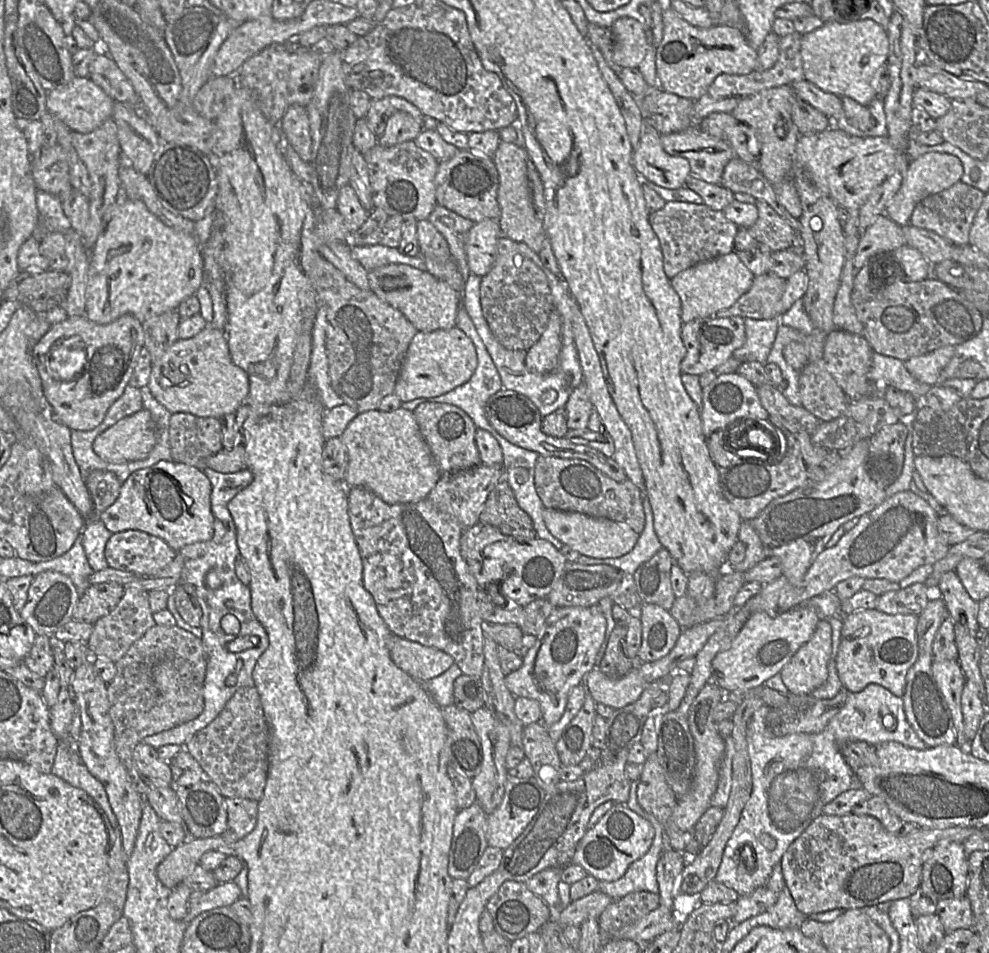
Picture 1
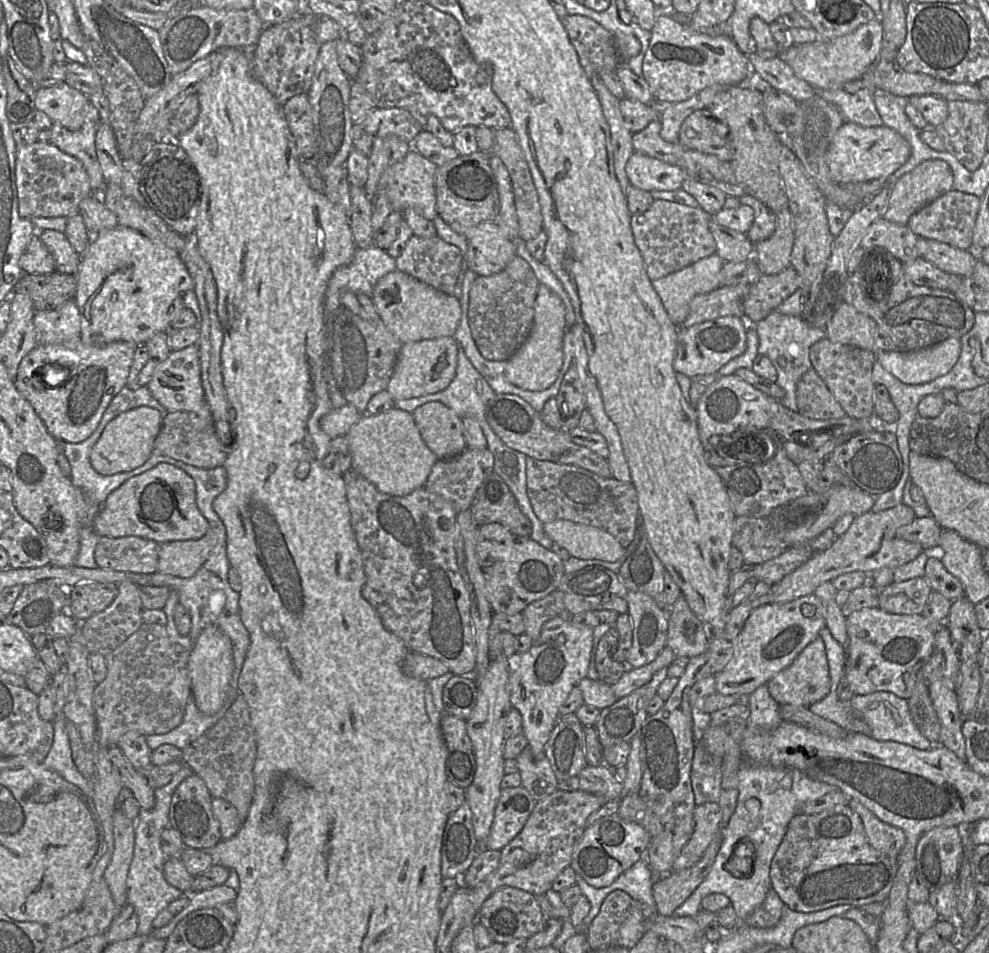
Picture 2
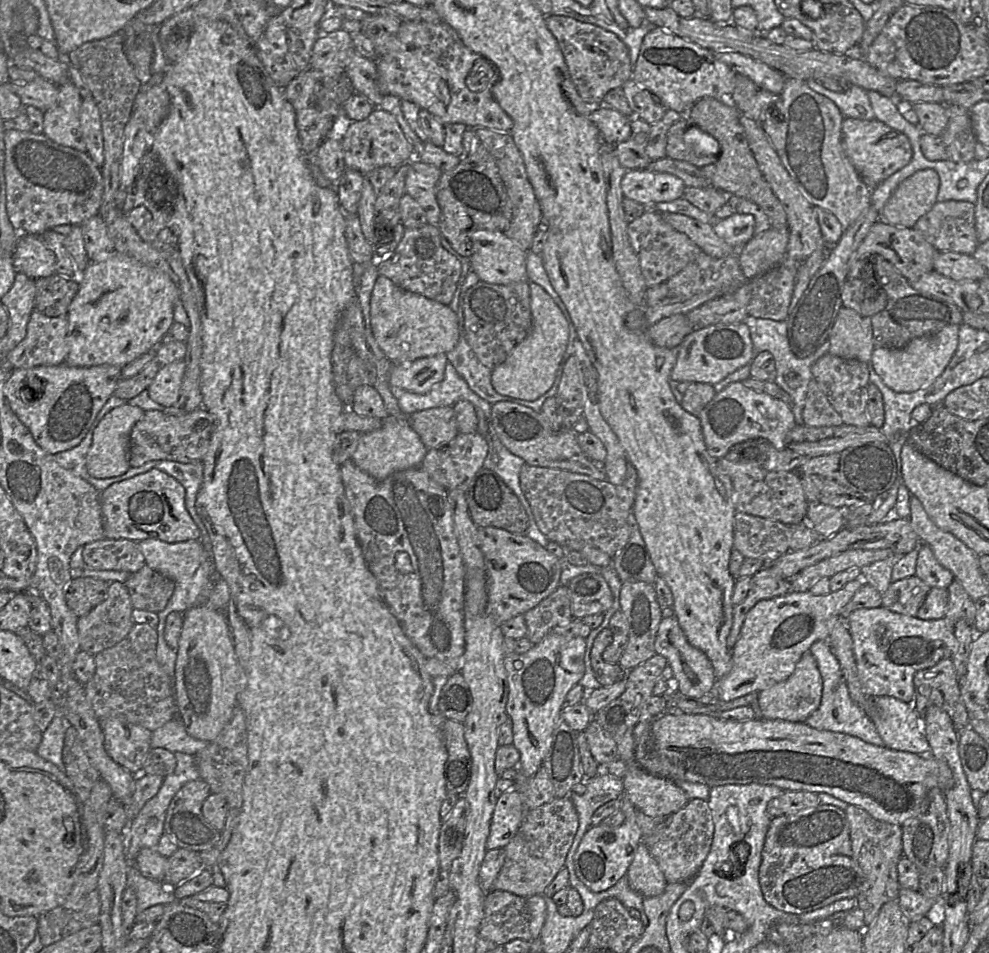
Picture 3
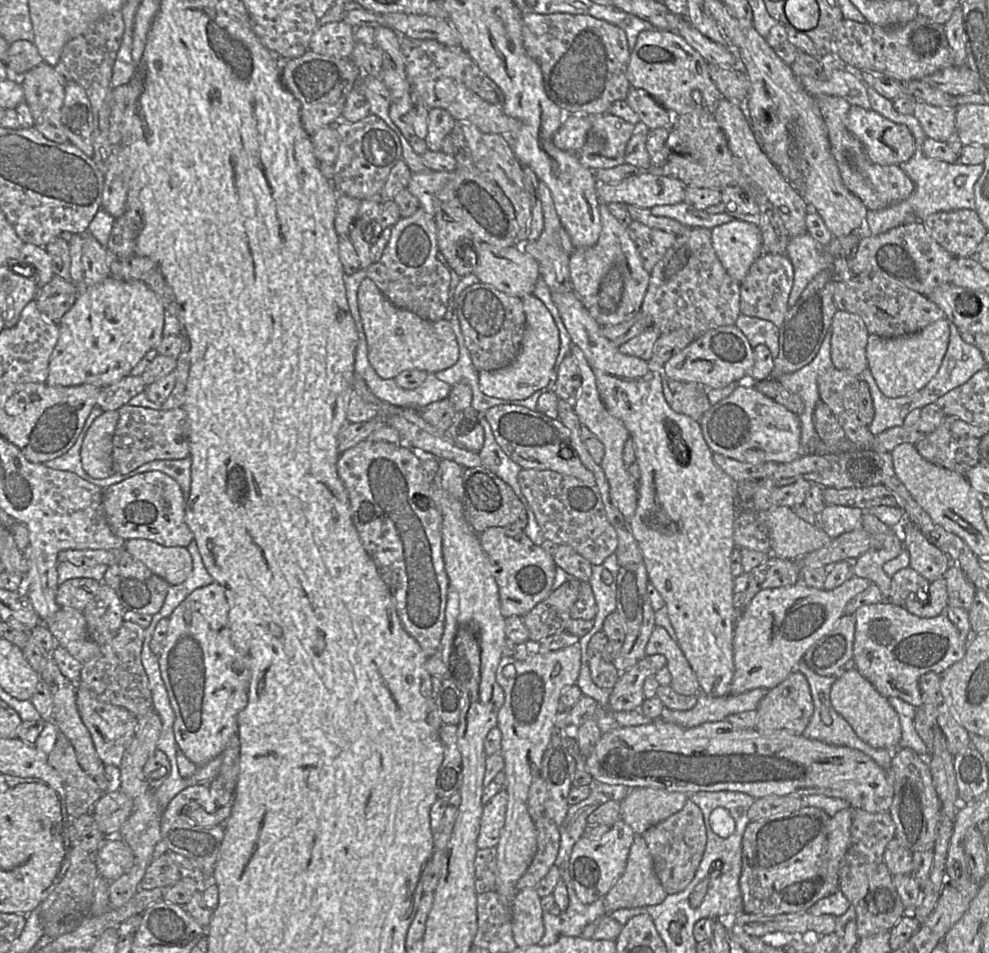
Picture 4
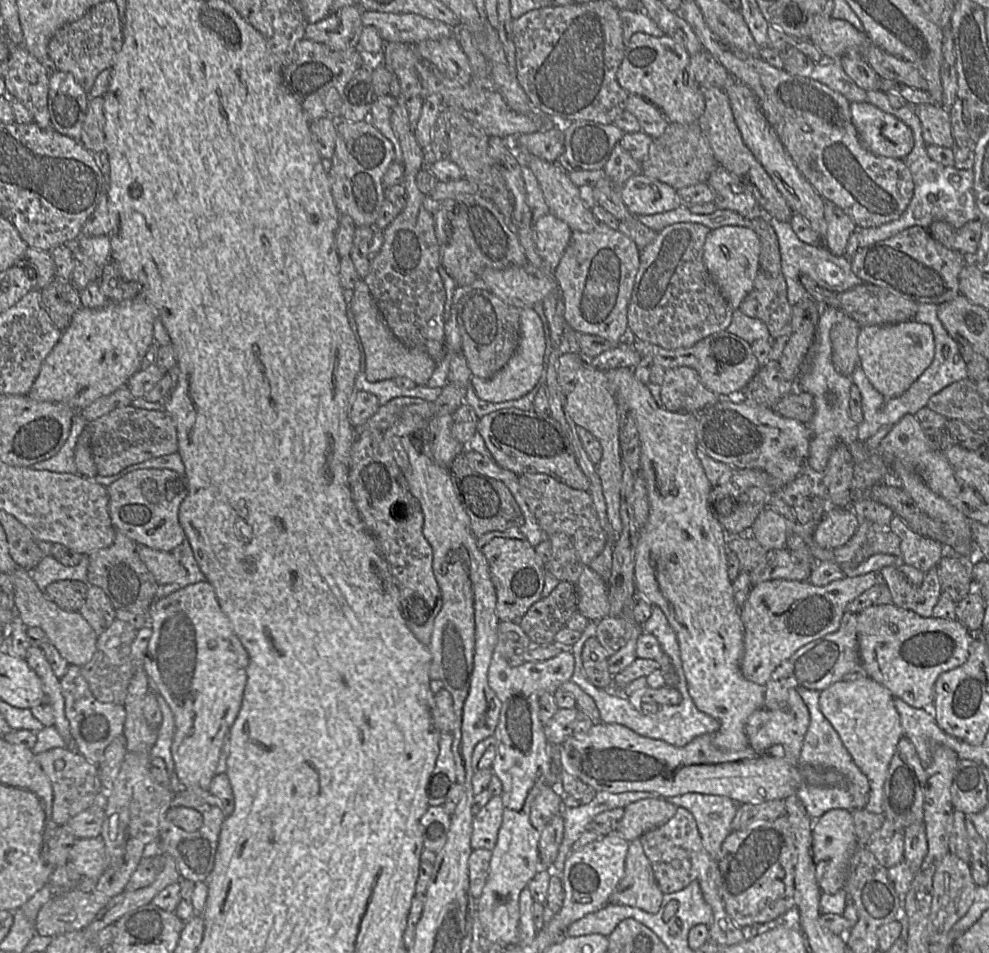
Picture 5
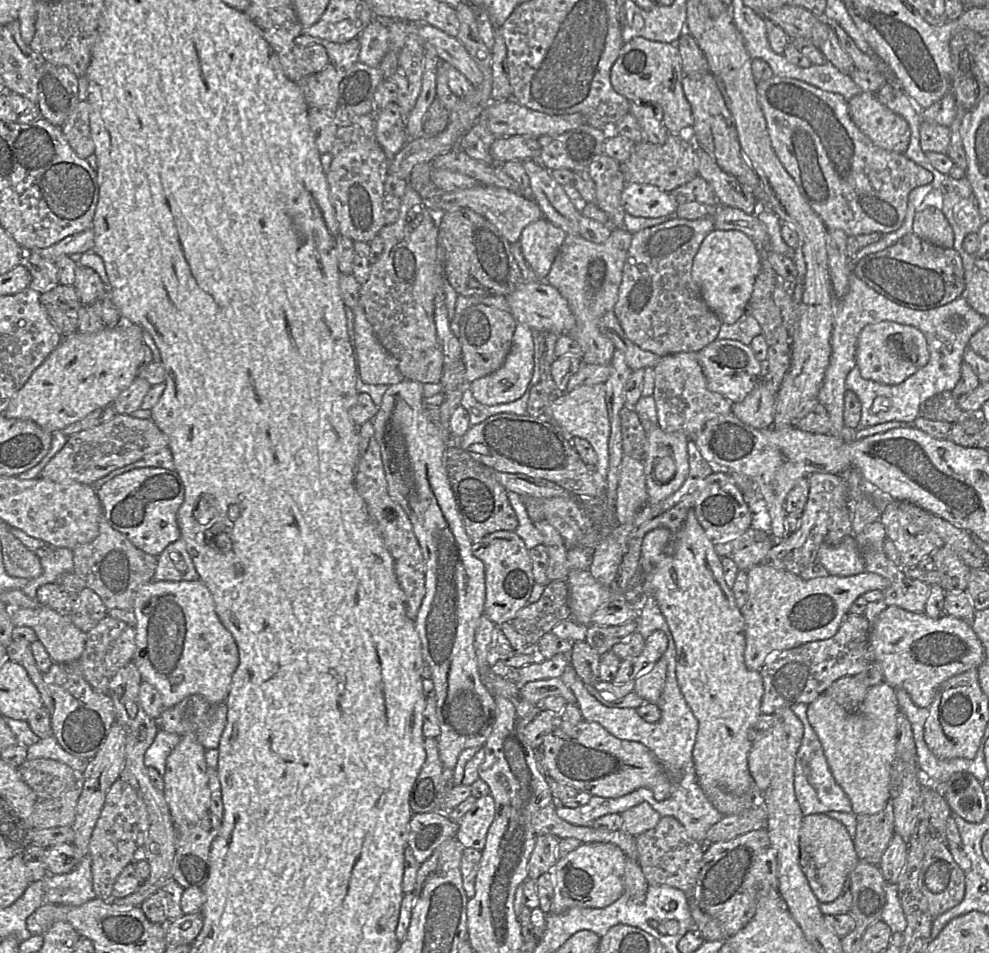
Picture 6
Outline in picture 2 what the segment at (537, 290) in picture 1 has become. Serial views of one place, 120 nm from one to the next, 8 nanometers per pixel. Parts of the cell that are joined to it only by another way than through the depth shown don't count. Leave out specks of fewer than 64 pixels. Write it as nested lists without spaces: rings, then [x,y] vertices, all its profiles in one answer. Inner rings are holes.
[[[518,255],[502,271],[490,276],[478,276],[473,282],[469,294],[468,322],[476,346],[486,360],[508,361],[526,341],[534,324],[534,303],[539,284],[529,263]]]

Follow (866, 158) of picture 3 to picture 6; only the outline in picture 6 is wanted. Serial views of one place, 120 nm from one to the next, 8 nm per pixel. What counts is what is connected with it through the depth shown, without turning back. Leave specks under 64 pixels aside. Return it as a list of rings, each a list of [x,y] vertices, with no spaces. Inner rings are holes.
[[[861,91],[848,100],[853,122],[873,144],[885,150],[904,153],[910,142],[910,127],[906,120],[888,109],[869,92]]]

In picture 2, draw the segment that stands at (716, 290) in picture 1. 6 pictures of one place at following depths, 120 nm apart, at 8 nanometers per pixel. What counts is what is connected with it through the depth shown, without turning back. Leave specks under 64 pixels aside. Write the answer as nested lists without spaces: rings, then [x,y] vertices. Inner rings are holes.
[[[714,254],[677,272],[652,281],[654,290],[671,321],[678,327],[685,322],[691,300],[719,288],[718,275],[726,262]]]

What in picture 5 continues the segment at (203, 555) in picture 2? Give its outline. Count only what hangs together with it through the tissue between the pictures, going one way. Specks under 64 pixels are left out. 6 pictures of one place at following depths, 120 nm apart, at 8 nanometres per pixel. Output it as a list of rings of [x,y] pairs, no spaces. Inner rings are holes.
[[[136,545],[141,561],[151,572],[158,585],[167,585],[186,576],[185,568],[171,552],[158,551],[144,545]]]

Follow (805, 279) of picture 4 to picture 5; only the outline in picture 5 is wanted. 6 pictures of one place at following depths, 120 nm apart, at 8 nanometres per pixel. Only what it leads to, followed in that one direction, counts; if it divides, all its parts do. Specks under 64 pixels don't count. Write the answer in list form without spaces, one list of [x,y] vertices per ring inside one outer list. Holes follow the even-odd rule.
[[[772,217],[770,223],[778,238],[781,254],[781,274],[786,280],[787,299],[792,307],[801,299],[809,296],[799,281],[801,274],[809,275],[819,287],[833,292],[844,292],[863,283],[852,271],[851,258],[846,255],[836,256],[832,254],[824,244],[810,245],[802,242],[788,222],[781,222]]]

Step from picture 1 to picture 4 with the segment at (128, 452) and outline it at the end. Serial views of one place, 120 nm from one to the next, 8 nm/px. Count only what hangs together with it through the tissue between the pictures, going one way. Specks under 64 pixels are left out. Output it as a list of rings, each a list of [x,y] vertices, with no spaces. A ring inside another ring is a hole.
[[[118,410],[103,412],[94,420],[83,440],[81,464],[84,471],[93,478],[104,479],[114,474],[113,435],[118,419]]]

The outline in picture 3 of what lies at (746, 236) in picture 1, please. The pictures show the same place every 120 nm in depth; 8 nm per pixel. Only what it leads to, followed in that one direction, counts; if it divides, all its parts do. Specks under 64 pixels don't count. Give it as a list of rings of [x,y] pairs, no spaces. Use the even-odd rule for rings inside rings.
[[[662,213],[661,215],[673,229],[687,235],[702,252],[713,258],[723,258],[737,252],[714,232],[712,224],[702,223],[683,214]]]

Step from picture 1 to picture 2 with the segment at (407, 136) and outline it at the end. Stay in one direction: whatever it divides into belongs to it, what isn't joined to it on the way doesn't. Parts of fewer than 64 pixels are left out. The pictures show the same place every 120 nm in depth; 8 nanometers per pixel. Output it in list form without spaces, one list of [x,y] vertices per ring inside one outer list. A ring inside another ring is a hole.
[[[389,136],[376,140],[368,160],[367,181],[364,185],[365,192],[373,200],[377,191],[377,184],[382,173],[394,163],[402,160],[412,144],[400,140],[397,136]]]

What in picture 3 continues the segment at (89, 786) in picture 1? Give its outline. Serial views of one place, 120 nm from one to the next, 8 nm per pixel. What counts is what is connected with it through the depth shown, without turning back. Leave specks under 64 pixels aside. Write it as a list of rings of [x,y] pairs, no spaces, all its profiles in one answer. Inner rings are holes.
[[[57,713],[43,732],[41,742],[35,751],[41,758],[52,762],[62,771],[64,771],[62,751],[67,727],[67,721]]]

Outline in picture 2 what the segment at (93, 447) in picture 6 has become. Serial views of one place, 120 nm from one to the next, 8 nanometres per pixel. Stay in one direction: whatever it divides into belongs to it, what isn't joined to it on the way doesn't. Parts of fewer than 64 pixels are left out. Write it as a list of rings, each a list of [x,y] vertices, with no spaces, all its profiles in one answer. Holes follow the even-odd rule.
[[[163,424],[152,452],[204,469],[223,466],[228,453],[229,447],[218,439],[214,426],[204,431],[185,431]]]

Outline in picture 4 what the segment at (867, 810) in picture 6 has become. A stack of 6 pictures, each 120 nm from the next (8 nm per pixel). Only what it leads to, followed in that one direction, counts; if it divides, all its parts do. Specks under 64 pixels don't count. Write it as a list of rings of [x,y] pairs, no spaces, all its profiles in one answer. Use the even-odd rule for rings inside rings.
[[[856,668],[846,672],[833,683],[829,693],[833,709],[852,727],[856,735],[873,748],[896,750],[901,738],[901,725],[888,698],[863,677]]]

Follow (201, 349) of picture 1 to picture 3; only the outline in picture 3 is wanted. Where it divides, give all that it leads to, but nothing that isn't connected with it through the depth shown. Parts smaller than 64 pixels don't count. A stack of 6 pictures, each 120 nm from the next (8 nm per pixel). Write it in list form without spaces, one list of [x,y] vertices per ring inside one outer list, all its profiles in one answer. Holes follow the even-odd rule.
[[[184,360],[162,366],[147,388],[149,397],[164,407],[173,406],[179,398],[185,368]]]

